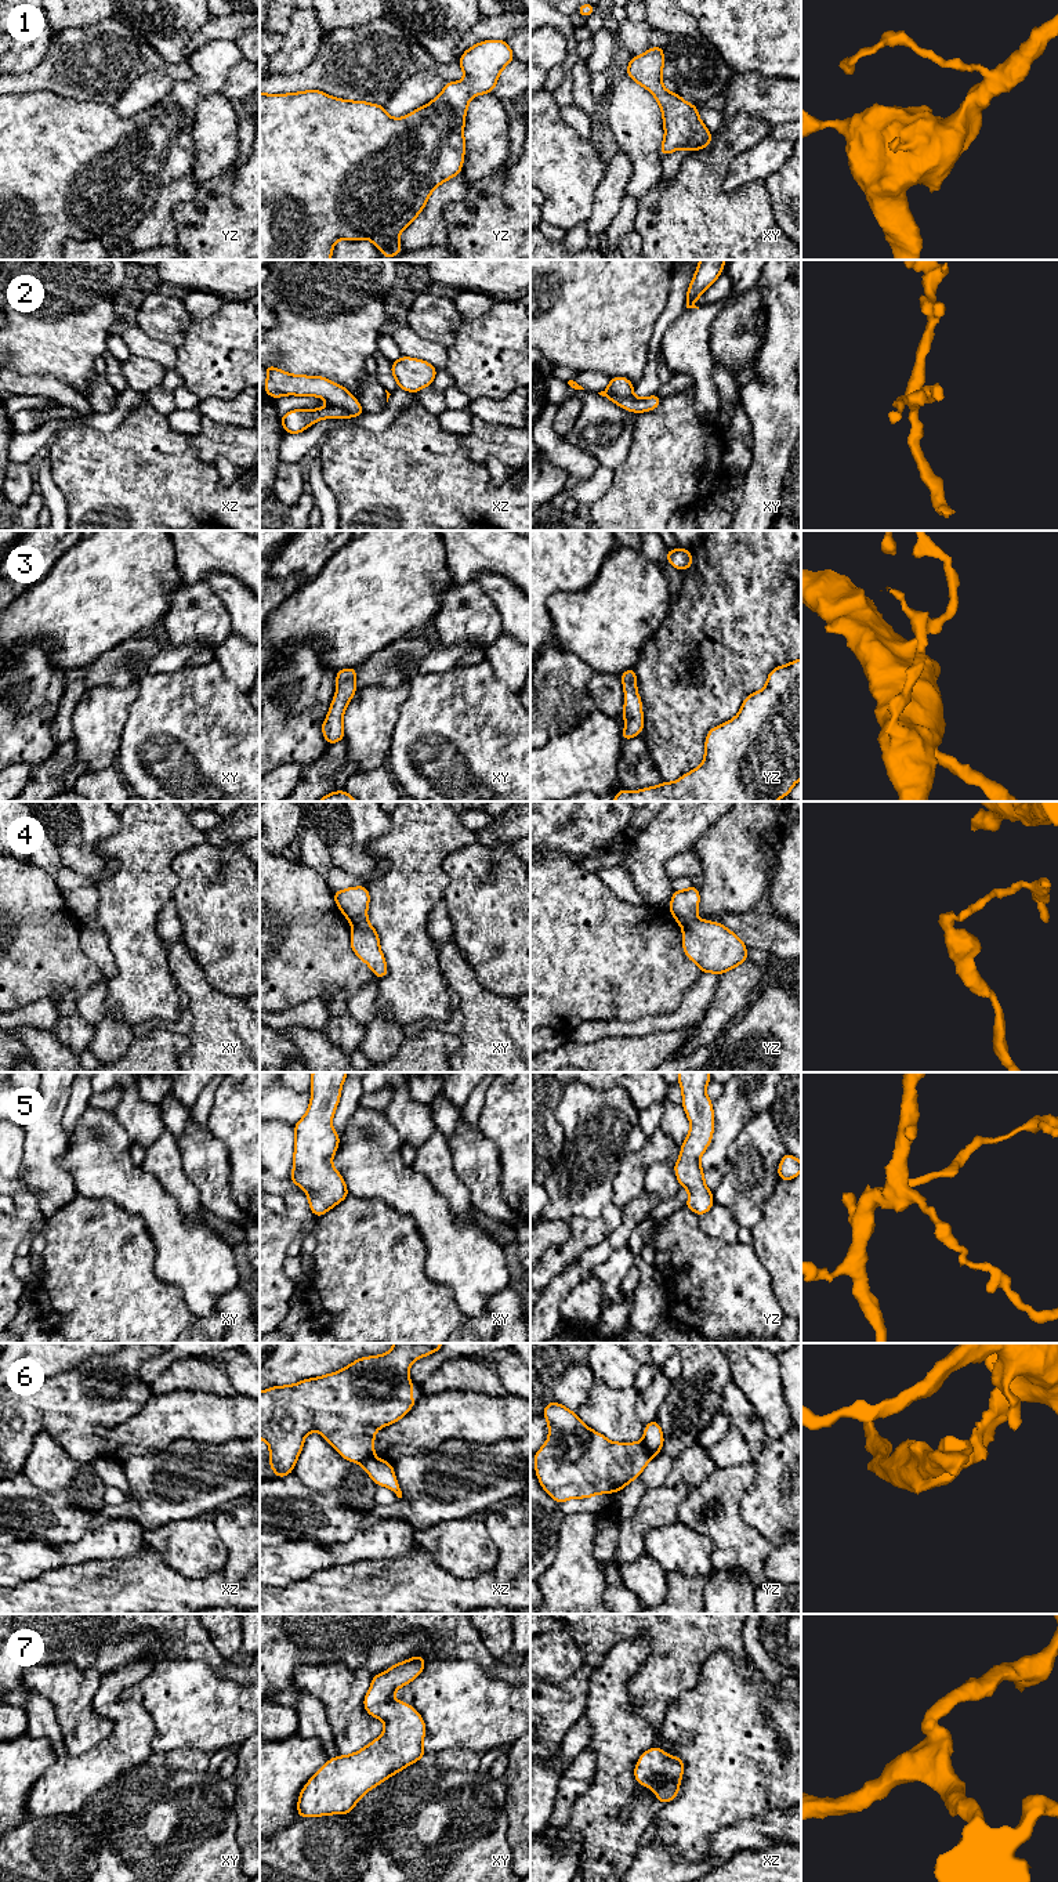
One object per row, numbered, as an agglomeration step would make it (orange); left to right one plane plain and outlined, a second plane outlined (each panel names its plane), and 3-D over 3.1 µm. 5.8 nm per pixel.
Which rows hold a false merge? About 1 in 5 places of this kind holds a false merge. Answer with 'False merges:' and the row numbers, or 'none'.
False merges: 2, 3, 4, 6

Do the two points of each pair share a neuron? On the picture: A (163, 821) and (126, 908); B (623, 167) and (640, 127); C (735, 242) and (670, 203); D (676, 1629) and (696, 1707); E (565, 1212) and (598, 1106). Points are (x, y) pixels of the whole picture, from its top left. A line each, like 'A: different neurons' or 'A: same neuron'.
A: same neuron
B: different neurons
C: same neuron
D: different neurons
E: same neuron

